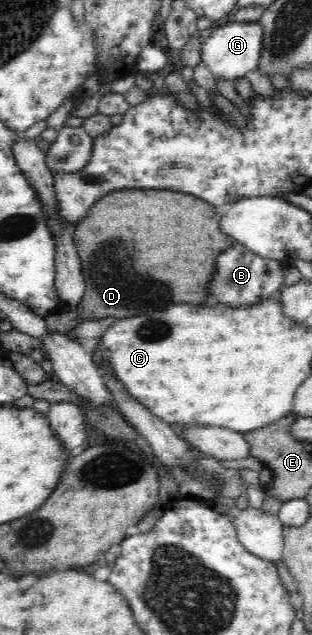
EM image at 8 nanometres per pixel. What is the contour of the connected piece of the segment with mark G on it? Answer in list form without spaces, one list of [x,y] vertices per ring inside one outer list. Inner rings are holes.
[[[259,21],[230,22],[215,29],[211,36],[204,40],[201,48],[201,61],[213,78],[222,78],[234,82],[236,78],[243,78],[248,72],[258,68],[260,52],[262,50],[263,29]]]

